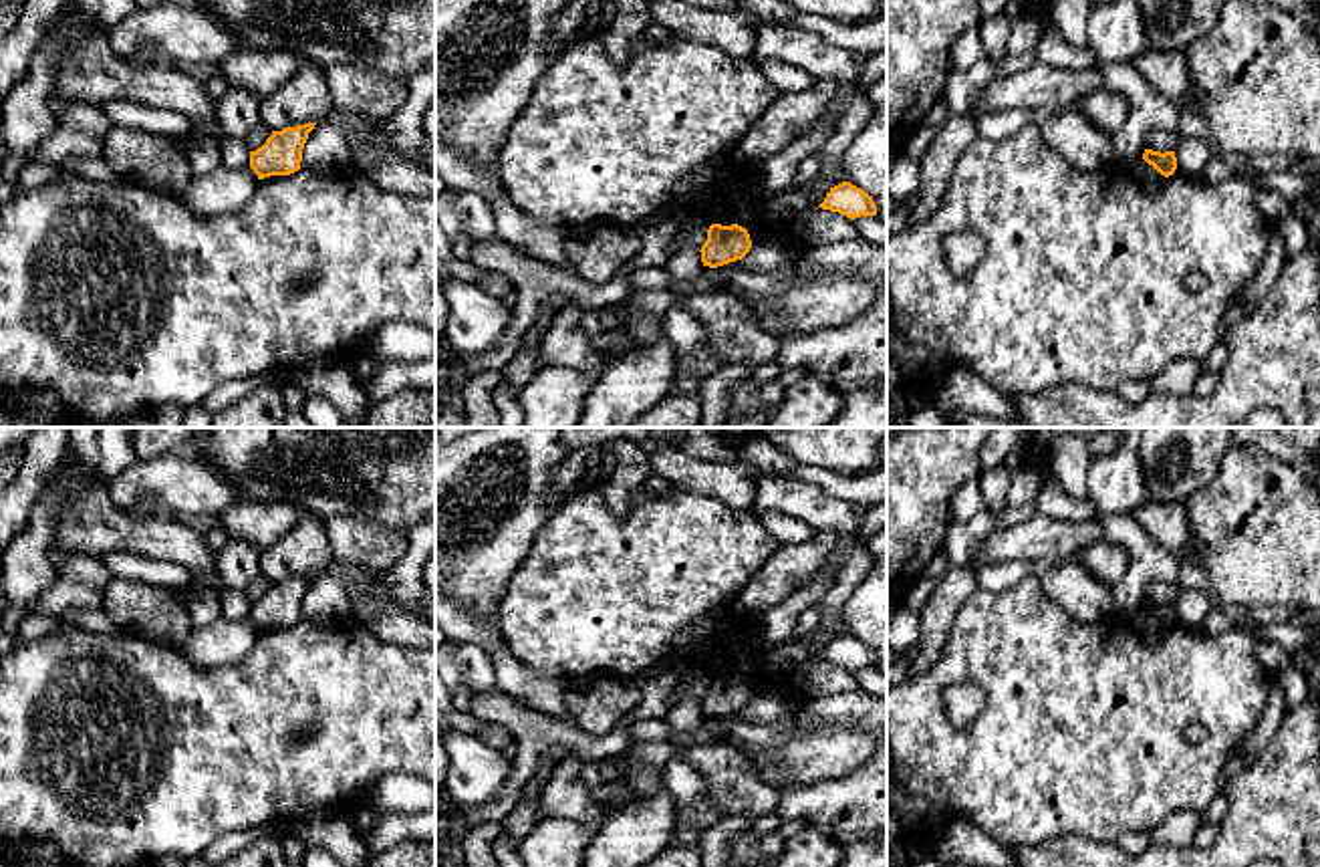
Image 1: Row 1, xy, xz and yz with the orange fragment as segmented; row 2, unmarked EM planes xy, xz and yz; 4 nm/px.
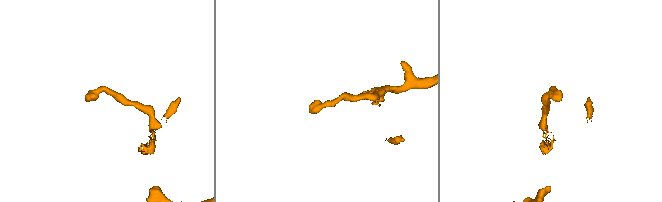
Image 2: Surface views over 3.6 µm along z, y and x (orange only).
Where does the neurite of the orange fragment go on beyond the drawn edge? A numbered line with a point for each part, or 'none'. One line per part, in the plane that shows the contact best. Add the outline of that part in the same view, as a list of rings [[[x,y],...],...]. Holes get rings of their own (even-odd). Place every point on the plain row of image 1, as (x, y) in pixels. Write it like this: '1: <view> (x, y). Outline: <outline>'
none

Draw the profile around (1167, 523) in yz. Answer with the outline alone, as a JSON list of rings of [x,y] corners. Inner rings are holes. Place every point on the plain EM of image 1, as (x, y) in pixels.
[[[1147,500],[1133,512],[1145,532],[1165,550],[1177,554],[1193,544],[1193,530],[1185,502]]]

